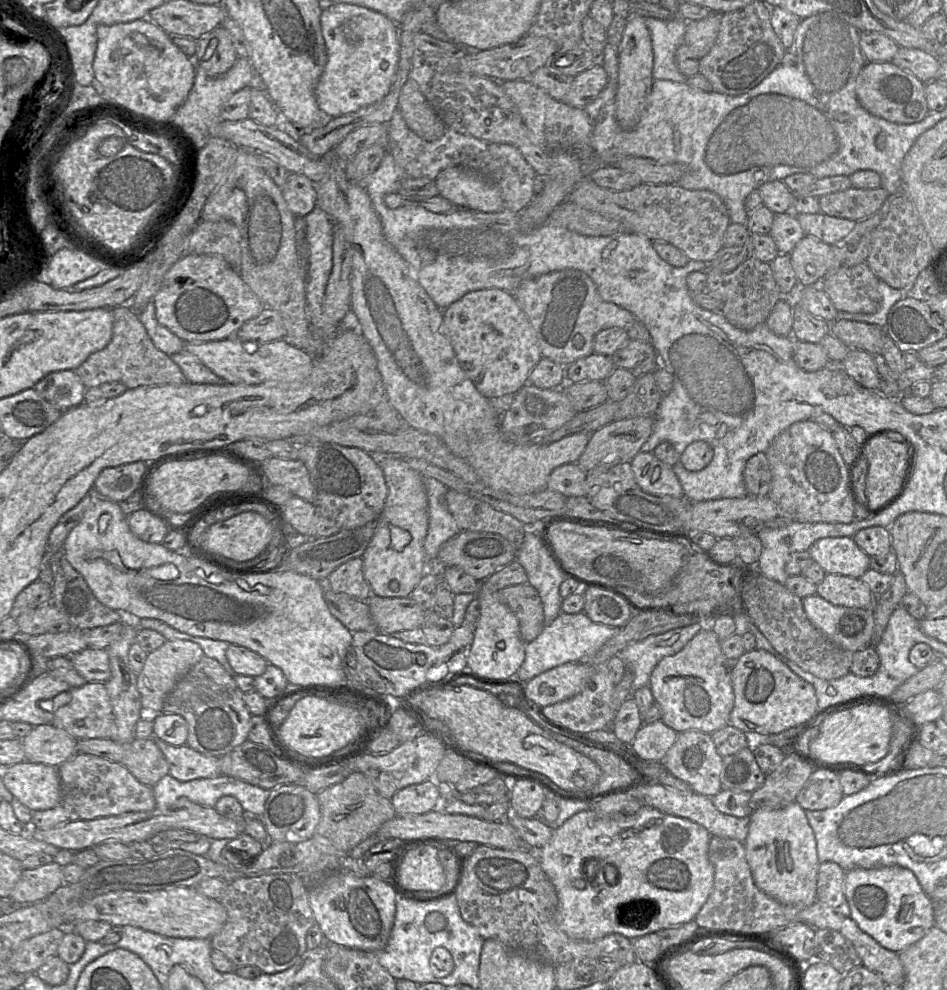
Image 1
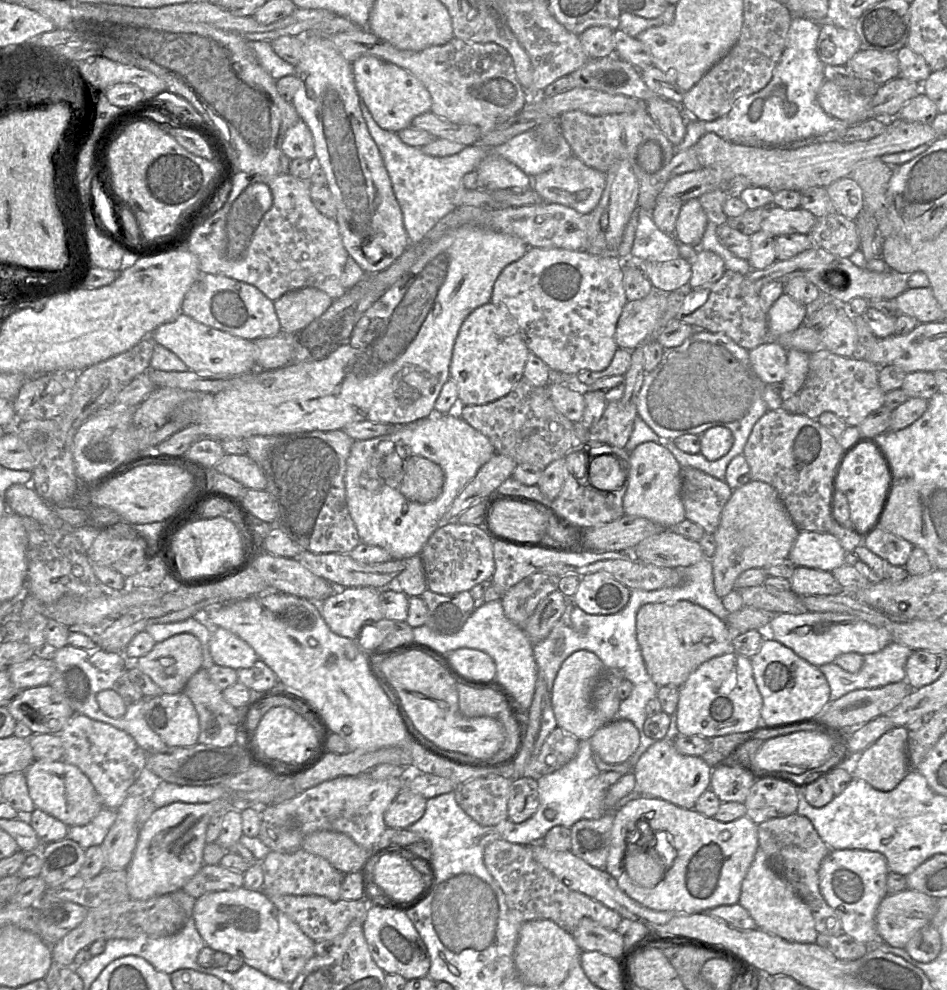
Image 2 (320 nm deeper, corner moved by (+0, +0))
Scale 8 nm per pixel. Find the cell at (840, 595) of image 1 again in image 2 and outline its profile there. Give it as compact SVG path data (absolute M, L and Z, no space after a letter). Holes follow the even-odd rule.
M796 567L789 581L791 591L799 597L838 595L845 592L831 572L807 567Z

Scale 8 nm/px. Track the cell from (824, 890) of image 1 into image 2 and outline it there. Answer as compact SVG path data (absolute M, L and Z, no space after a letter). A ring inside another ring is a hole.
M797 813L758 824L759 848L764 851L771 868L785 879L809 906L818 933L839 935L842 924L835 911L827 904L819 888L819 868L830 849L821 839L812 822Z

